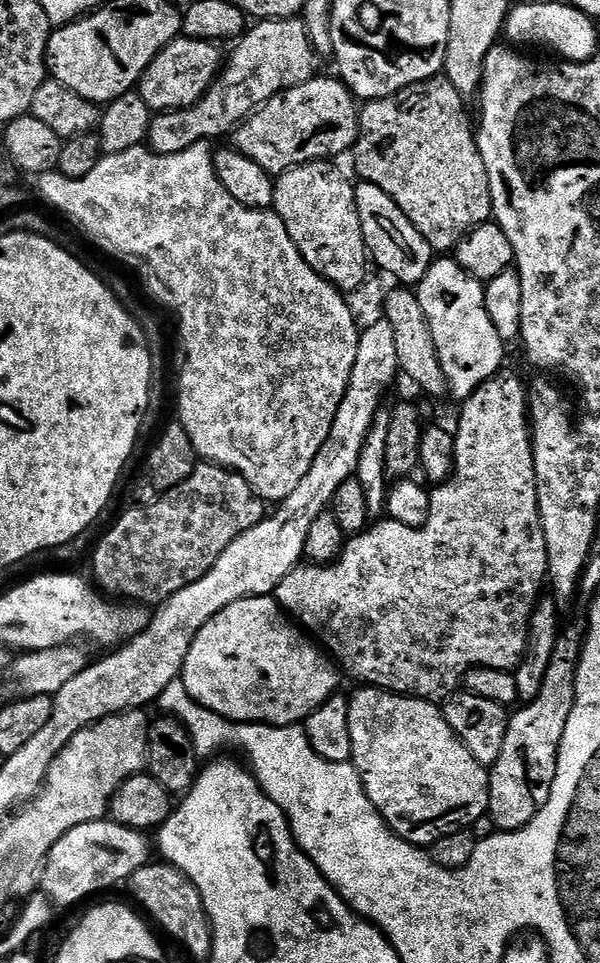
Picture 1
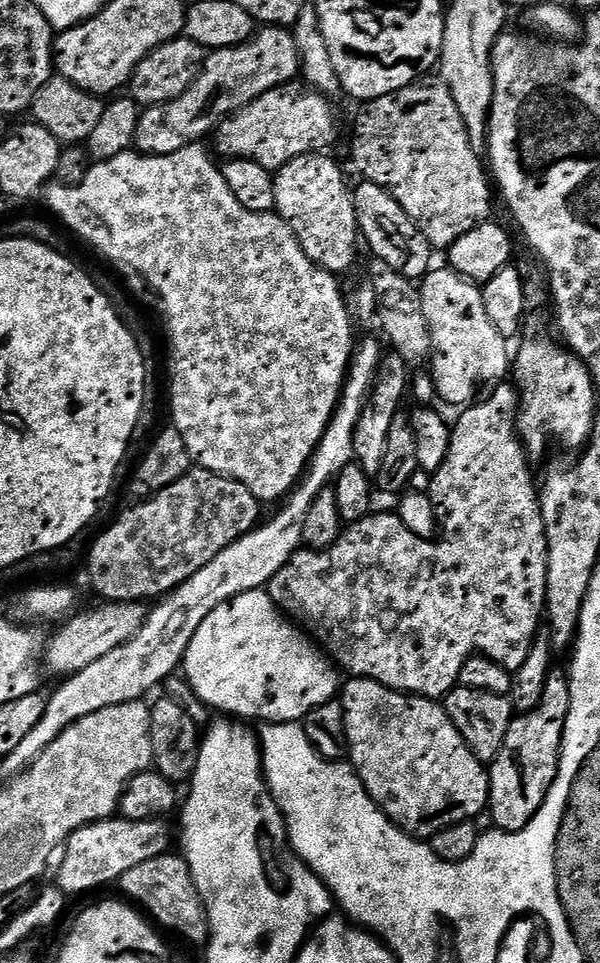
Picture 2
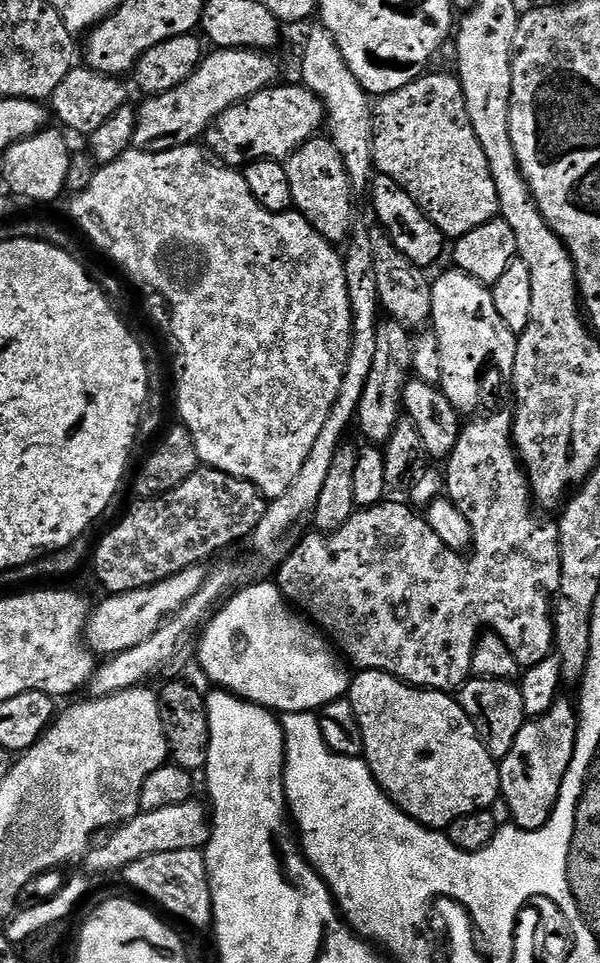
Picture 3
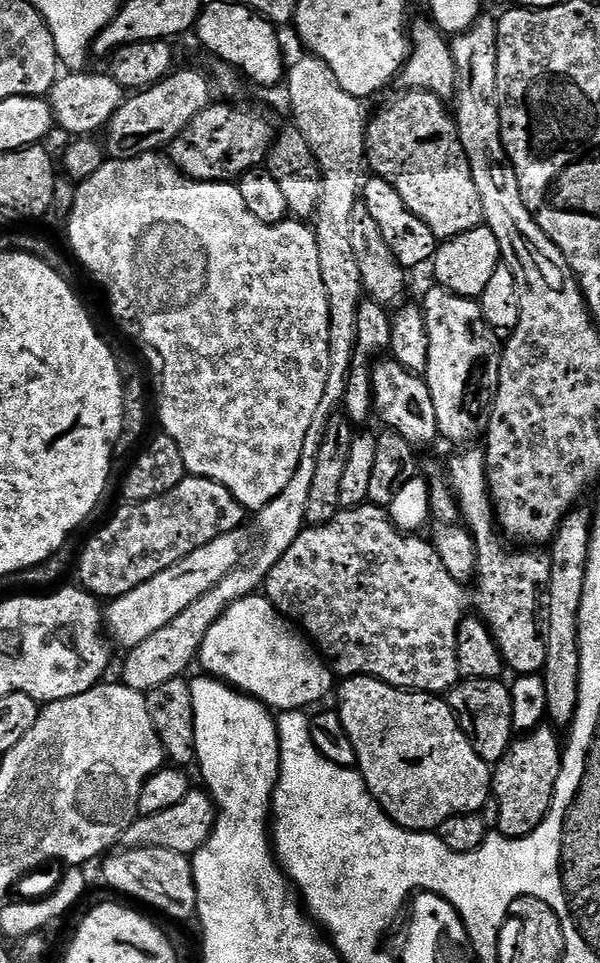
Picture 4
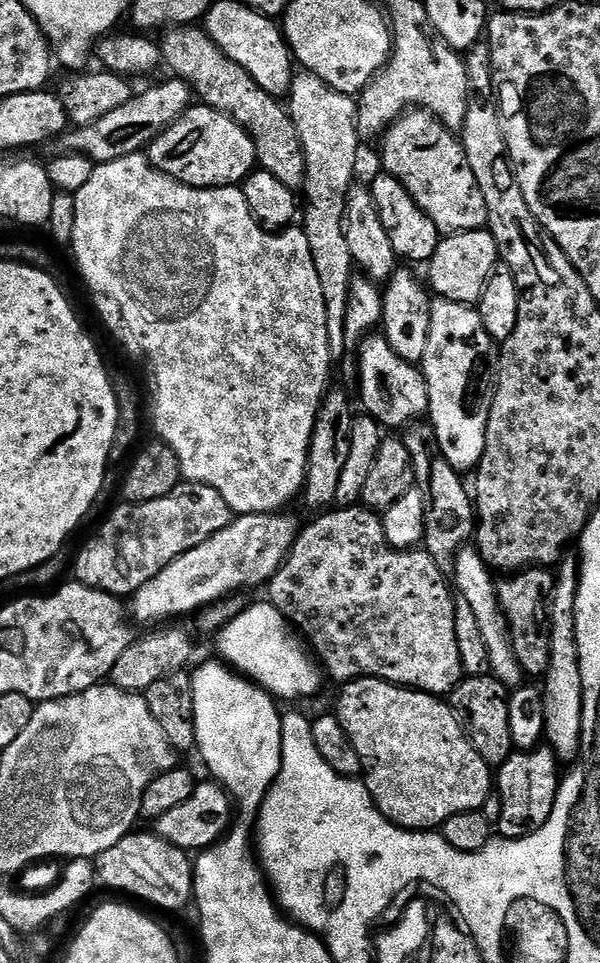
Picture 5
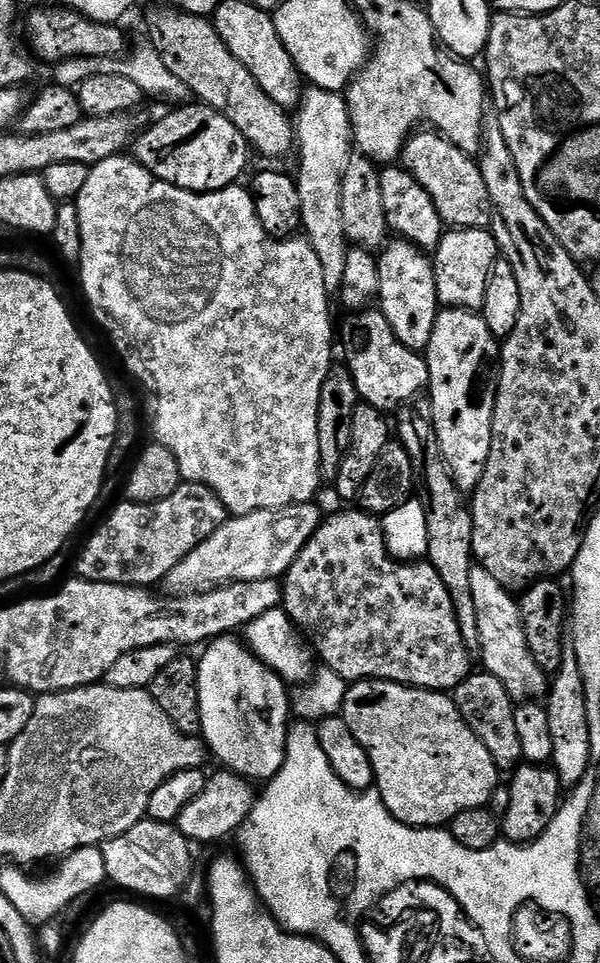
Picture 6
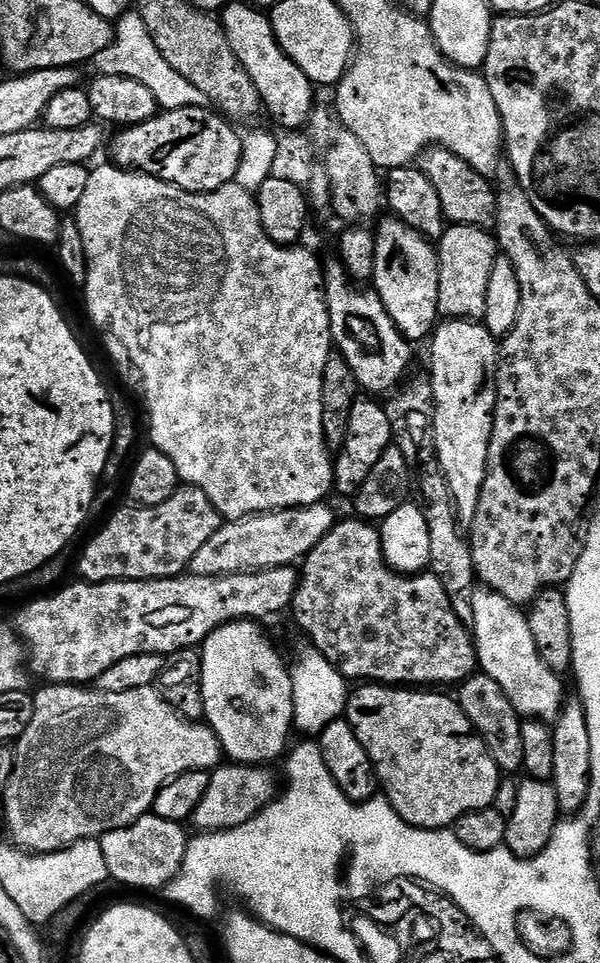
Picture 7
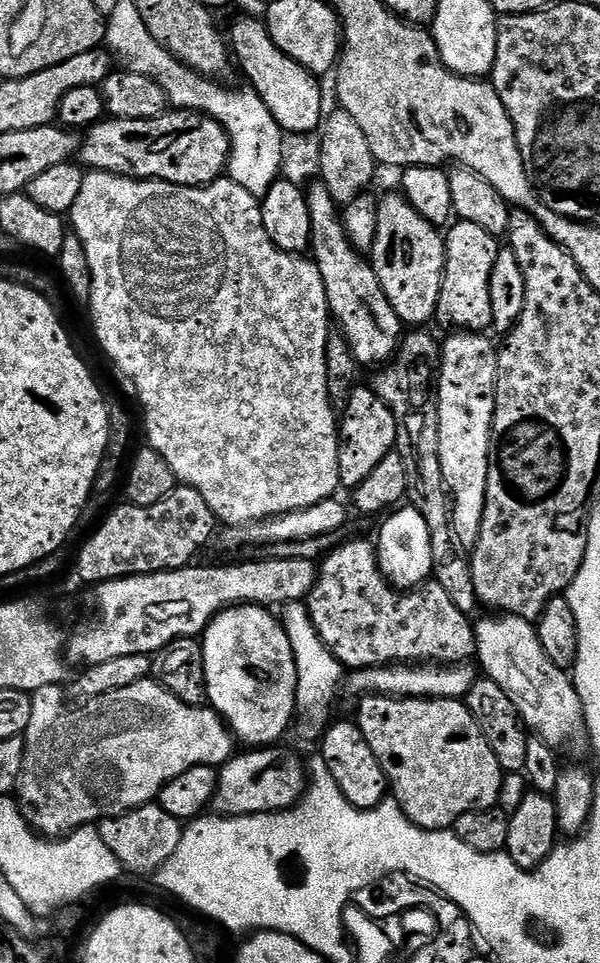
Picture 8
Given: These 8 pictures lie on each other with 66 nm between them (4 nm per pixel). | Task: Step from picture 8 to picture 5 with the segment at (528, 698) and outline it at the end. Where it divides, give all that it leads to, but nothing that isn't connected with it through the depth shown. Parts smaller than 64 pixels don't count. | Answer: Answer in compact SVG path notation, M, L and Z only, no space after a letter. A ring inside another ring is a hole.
M465 546L456 554L456 564L451 570L451 577L454 580L455 591L470 605L470 610L477 619L478 630L485 639L486 650L489 651L491 675L496 680L506 685L509 690L515 690L523 685L524 675L518 663L516 655L513 652L510 629L508 627L508 618L503 608L500 607L498 595L496 593L496 580L491 569L481 558L480 552L474 546ZM492 576L493 578L492 578ZM457 588L457 589L456 589Z

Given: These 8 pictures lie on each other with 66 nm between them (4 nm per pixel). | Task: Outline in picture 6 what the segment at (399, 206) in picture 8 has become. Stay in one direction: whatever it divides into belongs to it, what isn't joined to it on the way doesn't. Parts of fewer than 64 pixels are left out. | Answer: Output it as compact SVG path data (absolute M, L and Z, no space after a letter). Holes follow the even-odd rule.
M392 238L378 256L380 267L380 291L378 293L378 308L383 312L386 322L390 322L390 330L411 352L423 353L430 342L430 334L434 334L434 322L438 311L436 299L436 269L433 261L408 240Z

